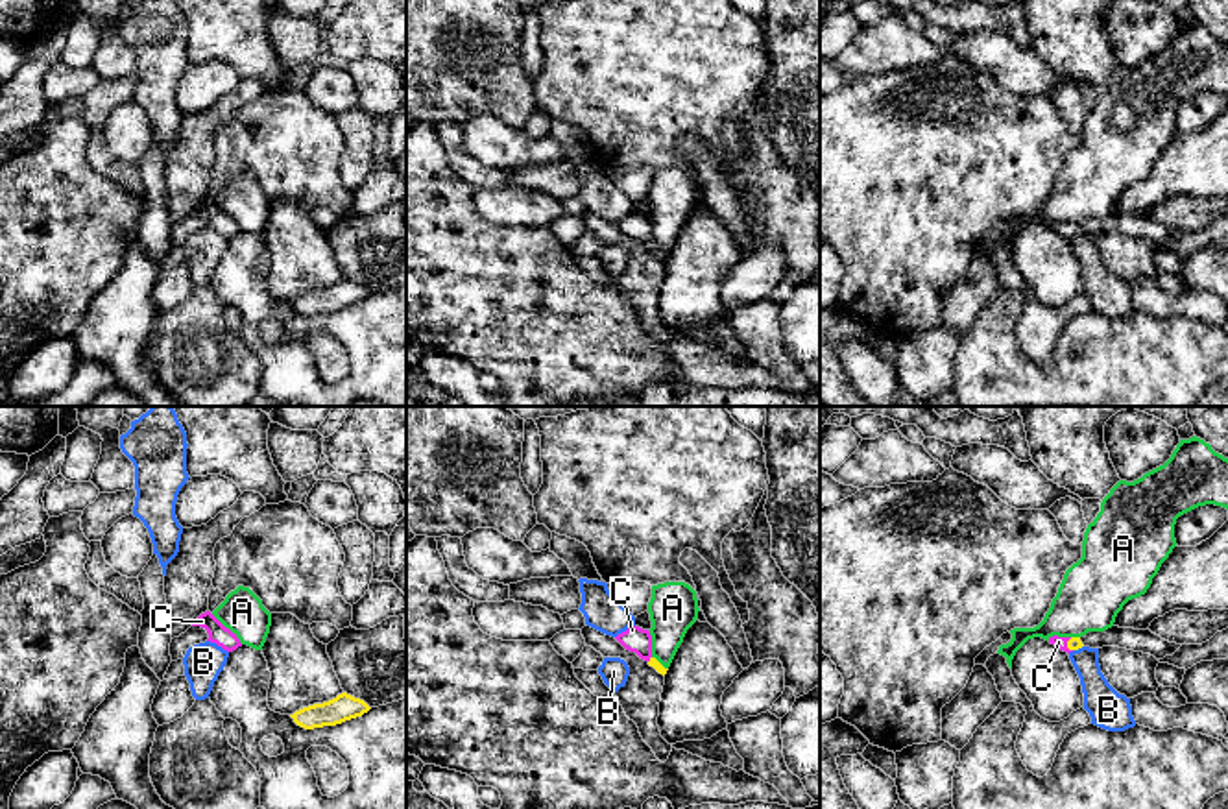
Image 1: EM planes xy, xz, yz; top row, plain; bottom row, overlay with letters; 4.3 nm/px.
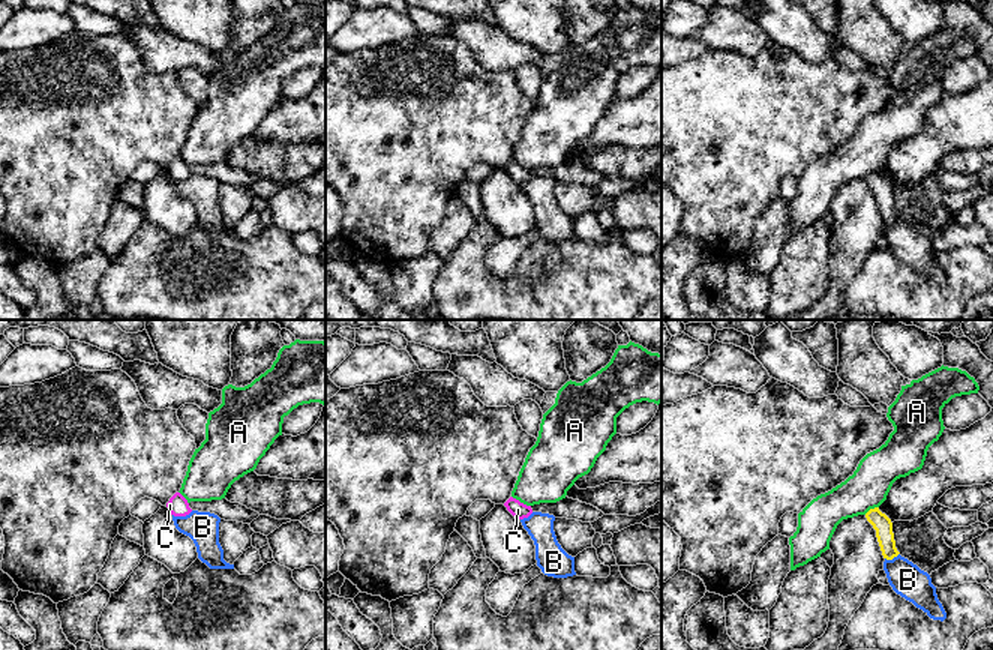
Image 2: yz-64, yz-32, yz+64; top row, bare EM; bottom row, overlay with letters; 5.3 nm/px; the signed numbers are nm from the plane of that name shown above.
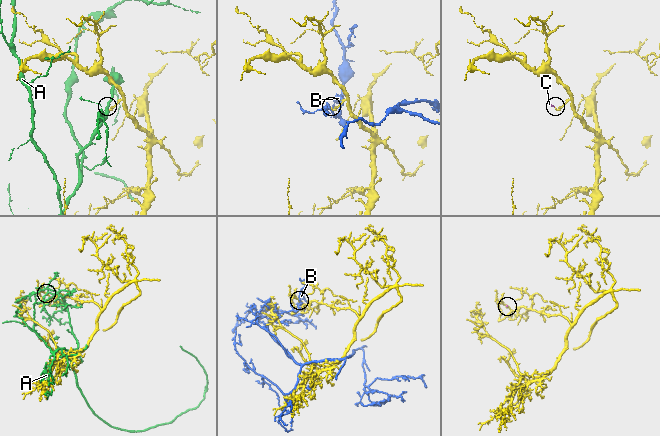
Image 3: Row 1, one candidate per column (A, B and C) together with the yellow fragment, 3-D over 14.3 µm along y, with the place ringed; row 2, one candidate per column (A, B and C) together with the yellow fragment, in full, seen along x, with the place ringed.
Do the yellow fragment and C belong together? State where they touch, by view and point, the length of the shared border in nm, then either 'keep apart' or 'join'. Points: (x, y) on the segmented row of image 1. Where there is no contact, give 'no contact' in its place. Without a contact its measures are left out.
yz (1068, 645) | 60 nm | join

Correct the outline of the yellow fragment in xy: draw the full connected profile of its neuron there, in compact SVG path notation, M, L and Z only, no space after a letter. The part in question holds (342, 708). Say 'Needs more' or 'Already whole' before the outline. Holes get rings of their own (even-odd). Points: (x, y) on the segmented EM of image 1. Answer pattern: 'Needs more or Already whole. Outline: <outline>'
Already whole. Outline: M347 693L338 694L336 698L303 707L290 715L294 722L305 730L323 728L323 726L336 726L345 720L362 717L371 707Z

